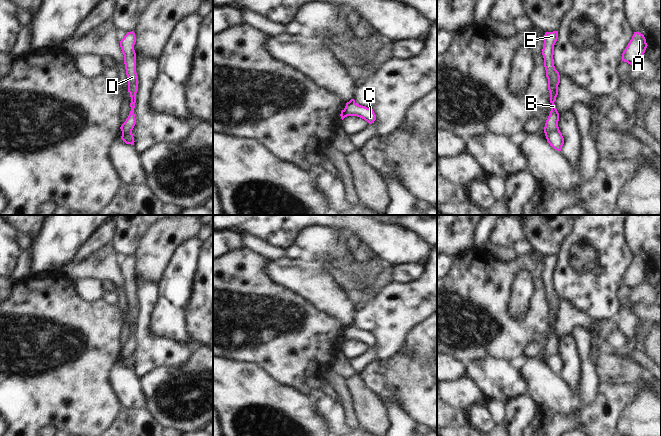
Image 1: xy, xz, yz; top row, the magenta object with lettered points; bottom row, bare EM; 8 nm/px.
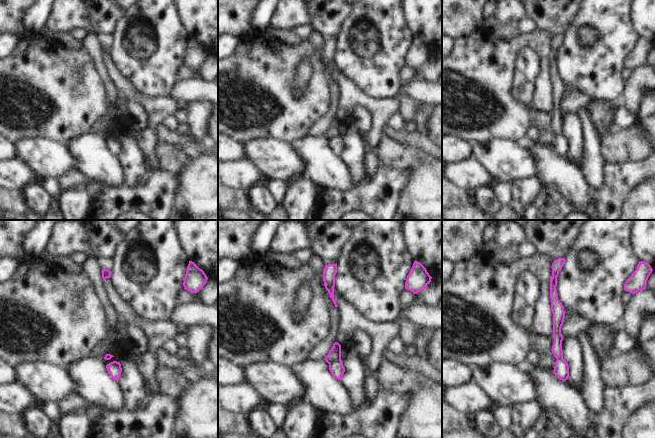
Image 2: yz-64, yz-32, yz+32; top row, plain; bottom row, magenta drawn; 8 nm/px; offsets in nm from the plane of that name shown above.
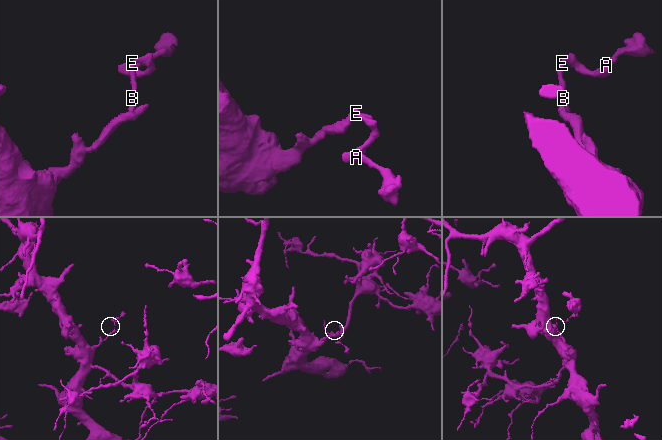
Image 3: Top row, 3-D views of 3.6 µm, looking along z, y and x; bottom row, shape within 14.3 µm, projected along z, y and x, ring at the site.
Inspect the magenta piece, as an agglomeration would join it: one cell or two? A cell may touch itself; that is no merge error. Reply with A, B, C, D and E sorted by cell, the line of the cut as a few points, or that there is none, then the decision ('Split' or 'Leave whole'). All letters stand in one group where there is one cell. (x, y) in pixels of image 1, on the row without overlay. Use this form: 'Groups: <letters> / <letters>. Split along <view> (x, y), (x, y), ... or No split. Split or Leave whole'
Groups: A B D E / C. Split along yz (558, 353), (546, 360). Split.

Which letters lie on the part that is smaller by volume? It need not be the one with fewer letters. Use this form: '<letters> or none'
A, B, D, E

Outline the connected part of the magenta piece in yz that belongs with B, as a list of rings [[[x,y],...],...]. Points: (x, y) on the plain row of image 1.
[[[558,255],[546,256],[544,259],[544,269],[542,273],[542,279],[544,282],[544,291],[546,294],[546,301],[548,303],[548,314],[550,317],[550,327],[551,335],[546,344],[544,357],[545,360],[549,359],[551,356],[556,356],[559,354],[558,345],[559,337],[556,333],[554,326],[558,319],[558,309],[560,307],[559,296],[554,290],[554,269],[558,263]]]

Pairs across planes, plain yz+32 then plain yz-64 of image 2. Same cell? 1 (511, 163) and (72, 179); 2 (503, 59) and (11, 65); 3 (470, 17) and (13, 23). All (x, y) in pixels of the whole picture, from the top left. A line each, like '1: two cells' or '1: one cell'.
1: two cells
2: one cell
3: one cell

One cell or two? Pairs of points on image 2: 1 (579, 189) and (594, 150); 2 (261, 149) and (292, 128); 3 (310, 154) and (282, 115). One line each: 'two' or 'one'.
1: two
2: two
3: two

